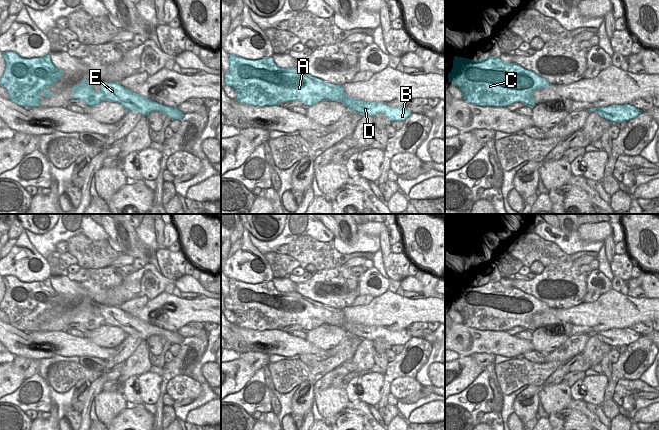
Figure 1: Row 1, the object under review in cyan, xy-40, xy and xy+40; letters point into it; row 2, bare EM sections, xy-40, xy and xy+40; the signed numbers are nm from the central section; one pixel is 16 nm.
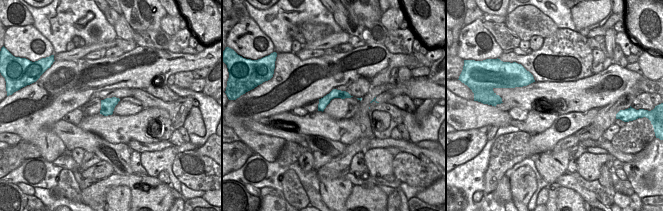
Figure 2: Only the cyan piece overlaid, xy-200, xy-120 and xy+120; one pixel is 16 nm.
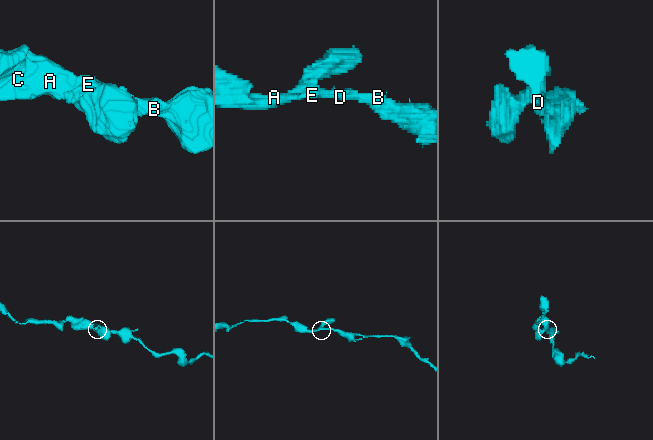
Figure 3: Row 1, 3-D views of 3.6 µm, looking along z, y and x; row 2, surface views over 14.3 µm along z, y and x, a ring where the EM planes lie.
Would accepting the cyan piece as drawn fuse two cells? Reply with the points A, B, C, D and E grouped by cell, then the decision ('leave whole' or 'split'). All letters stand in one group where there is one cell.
groups A B C D E; leave whole

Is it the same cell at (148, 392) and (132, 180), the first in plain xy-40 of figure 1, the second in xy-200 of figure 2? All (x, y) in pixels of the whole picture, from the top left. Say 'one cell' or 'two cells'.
two cells

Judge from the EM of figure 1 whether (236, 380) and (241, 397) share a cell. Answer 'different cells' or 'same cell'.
different cells

